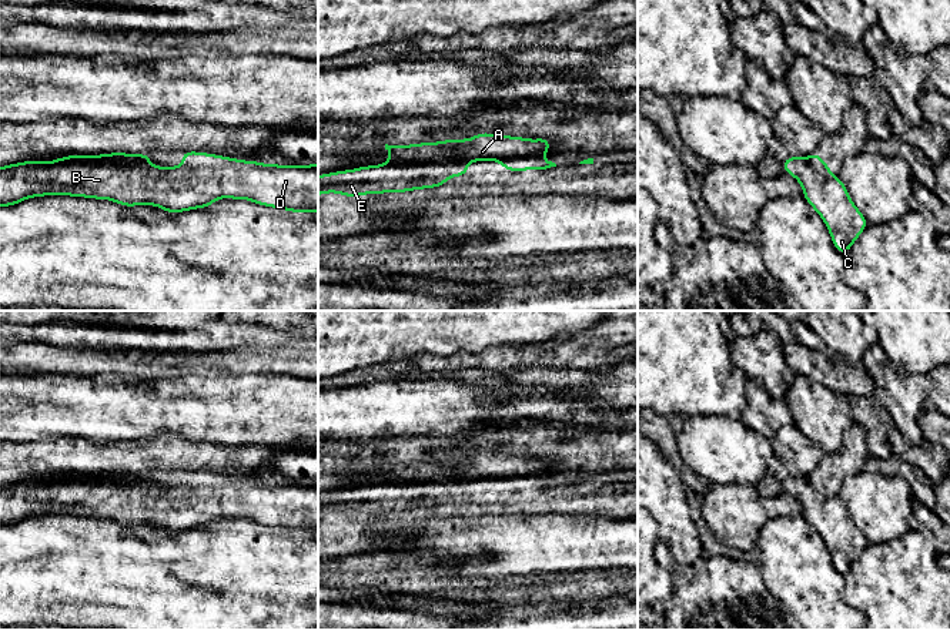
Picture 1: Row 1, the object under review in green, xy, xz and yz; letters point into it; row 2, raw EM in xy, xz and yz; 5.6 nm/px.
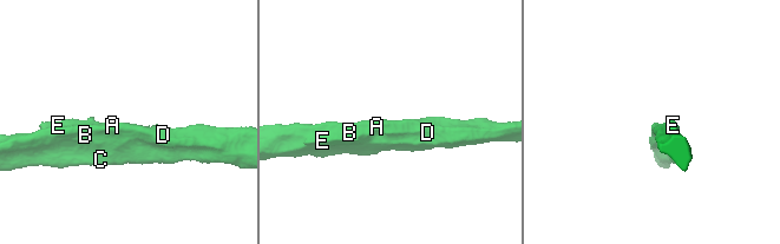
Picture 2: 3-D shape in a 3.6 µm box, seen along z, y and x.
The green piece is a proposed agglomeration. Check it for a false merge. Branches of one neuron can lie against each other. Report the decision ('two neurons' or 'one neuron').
two neurons

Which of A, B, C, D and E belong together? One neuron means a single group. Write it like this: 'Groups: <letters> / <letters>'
Groups: A B C D / E

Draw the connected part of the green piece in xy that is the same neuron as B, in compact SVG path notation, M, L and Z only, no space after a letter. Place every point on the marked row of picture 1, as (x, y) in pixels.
M183 151L181 155L180 167L153 165L150 153L138 154L138 162L130 167L91 160L4 165L0 167L0 207L11 207L34 197L68 195L116 201L123 207L154 205L177 214L208 208L220 198L231 198L291 212L318 212L318 164L261 164L198 151Z

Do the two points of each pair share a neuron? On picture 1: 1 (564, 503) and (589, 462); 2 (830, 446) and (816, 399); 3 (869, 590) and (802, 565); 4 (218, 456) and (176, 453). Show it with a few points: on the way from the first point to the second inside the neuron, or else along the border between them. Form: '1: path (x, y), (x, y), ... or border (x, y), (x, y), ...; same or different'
1: border (578, 482), (557, 485); different
2: path (829, 435), (816, 411); same
3: border (843, 575), (842, 597), (859, 610); different
4: path (208, 456), (186, 455); same

